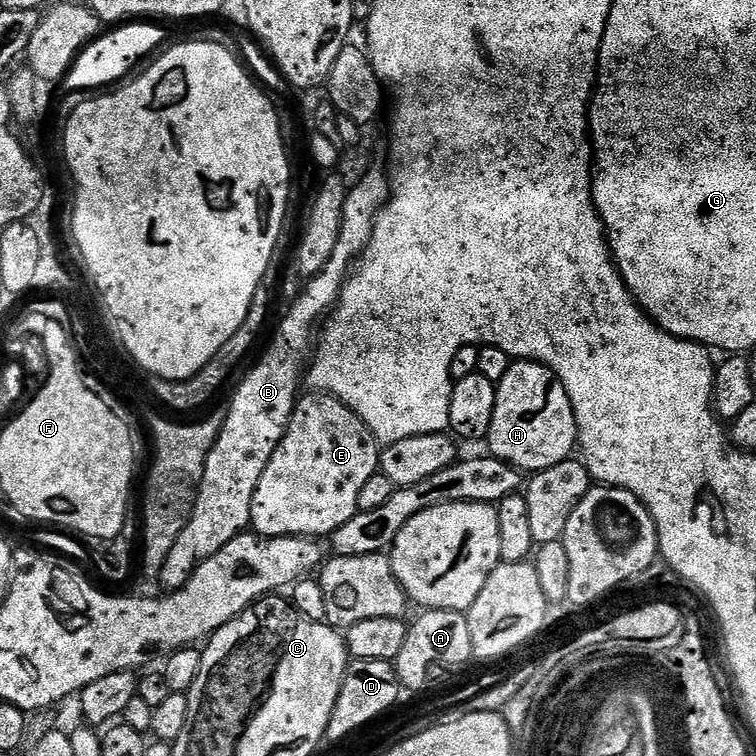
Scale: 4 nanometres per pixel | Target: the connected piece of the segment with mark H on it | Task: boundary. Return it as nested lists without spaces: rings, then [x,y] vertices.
[[[517,359],[508,368],[506,378],[500,380],[496,390],[496,409],[493,410],[492,425],[489,426],[486,437],[487,444],[487,451],[497,460],[505,460],[507,464],[511,464],[524,474],[535,474],[550,466],[558,466],[558,462],[573,455],[578,444],[576,415],[566,394],[566,386],[562,386],[562,382],[545,364],[538,364],[534,360]]]

